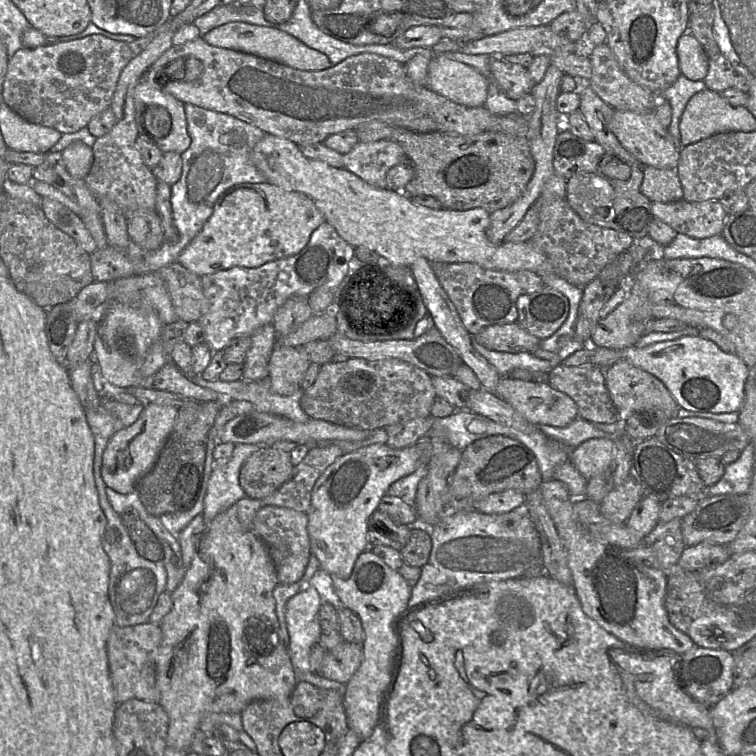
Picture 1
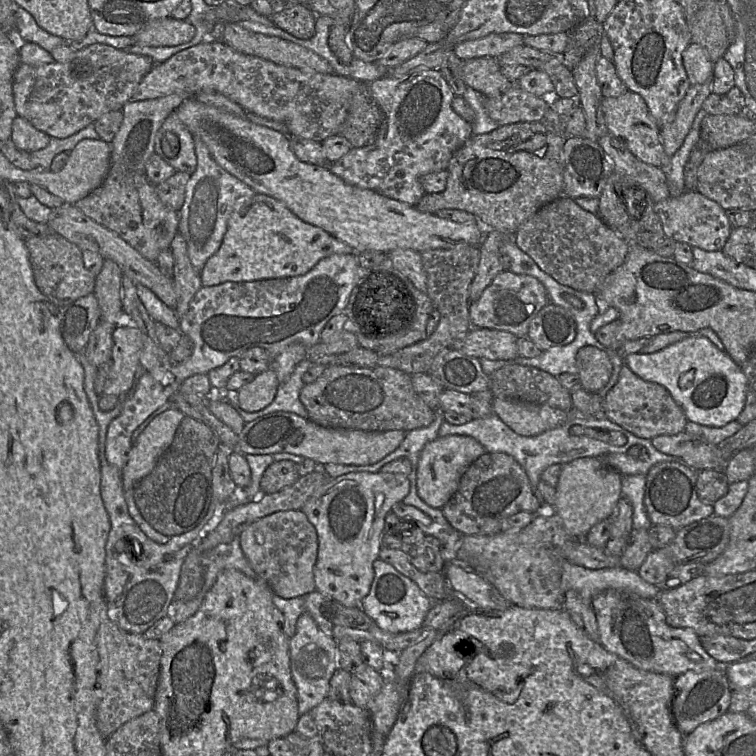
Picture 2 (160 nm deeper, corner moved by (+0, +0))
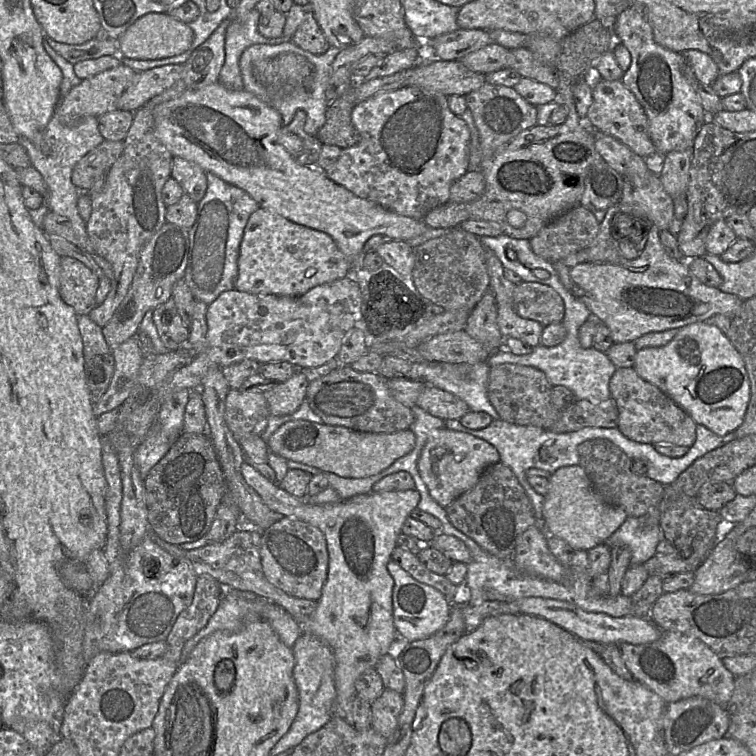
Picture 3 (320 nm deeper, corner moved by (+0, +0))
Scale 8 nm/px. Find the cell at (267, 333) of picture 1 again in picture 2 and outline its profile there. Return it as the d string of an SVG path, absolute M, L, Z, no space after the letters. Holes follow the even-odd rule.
M271 366L237 391L239 406L247 412L264 409L274 400L278 385L276 372Z

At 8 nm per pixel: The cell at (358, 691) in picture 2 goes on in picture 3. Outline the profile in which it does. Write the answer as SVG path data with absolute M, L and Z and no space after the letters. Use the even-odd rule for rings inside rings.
M385 688L381 696L370 703L372 728L390 741L396 735L398 718L403 708L400 693Z

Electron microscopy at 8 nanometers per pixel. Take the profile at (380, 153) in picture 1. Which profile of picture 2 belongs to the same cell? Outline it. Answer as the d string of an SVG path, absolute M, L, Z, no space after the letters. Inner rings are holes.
M438 69L415 71L401 77L386 76L371 82L369 89L383 113L376 140L366 147L352 148L341 159L329 164L329 170L349 185L370 189L416 207L426 194L421 179L427 174L447 170L454 154L473 136L472 124L453 110L455 93Z

